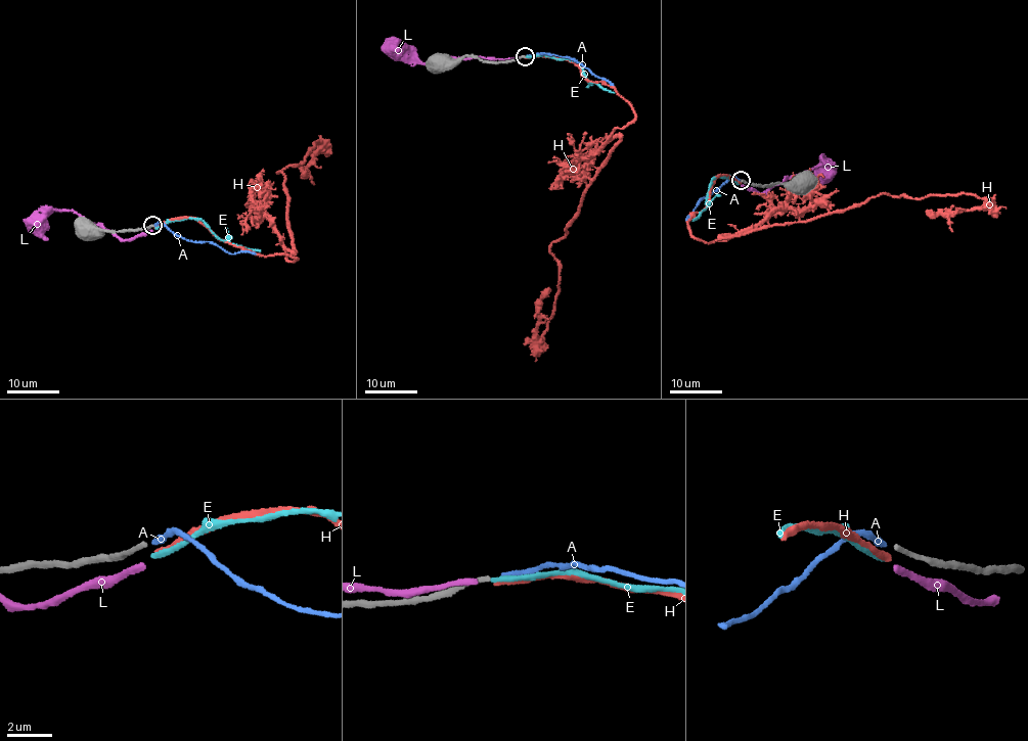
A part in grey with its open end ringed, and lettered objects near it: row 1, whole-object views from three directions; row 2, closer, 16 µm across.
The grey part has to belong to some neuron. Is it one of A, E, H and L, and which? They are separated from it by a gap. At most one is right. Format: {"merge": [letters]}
{"merge": []}

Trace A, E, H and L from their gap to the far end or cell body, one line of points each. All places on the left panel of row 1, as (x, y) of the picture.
A: (154, 225), (166, 225), (177, 235), (202, 243), (212, 242), (231, 253), (256, 253)
E: (154, 228), (187, 218), (202, 220), (217, 236), (260, 251)
H: (154, 227), (195, 219), (236, 246), (293, 262), (289, 198), (277, 173), (304, 163), (319, 141), (303, 173)
L: (152, 230), (129, 239), (119, 239), (113, 232), (62, 209), (55, 209), (37, 224)

